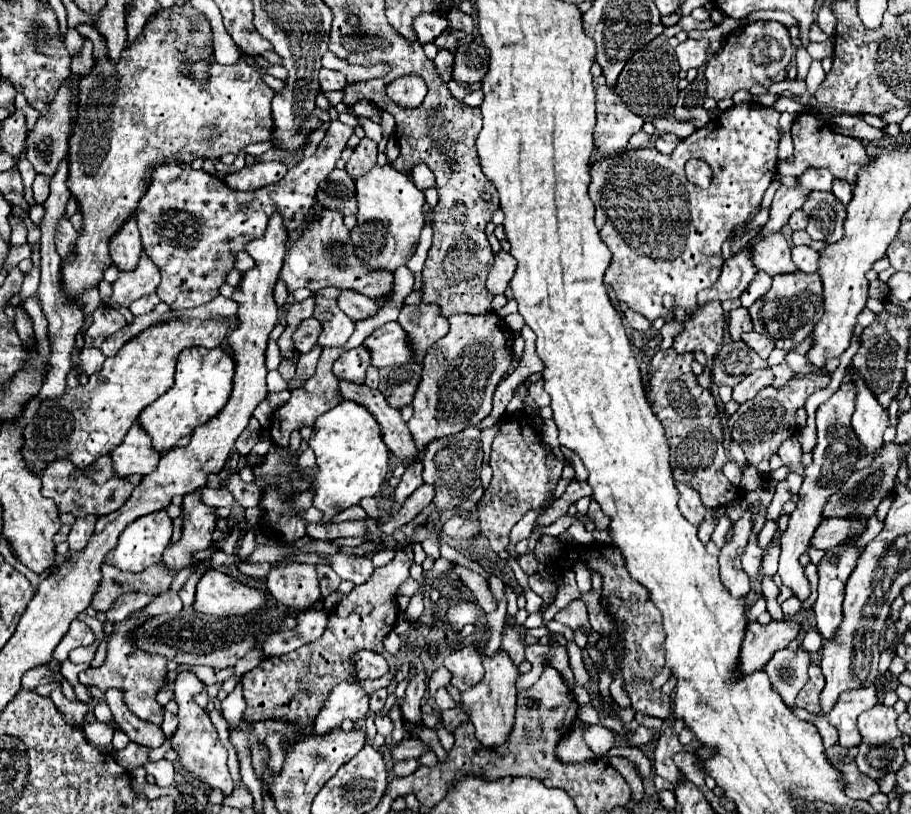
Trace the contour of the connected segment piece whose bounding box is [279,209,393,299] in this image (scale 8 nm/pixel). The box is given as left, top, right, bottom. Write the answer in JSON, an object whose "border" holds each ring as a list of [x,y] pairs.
{"border":[[[325,209],[317,221],[313,221],[309,227],[303,229],[301,237],[287,251],[279,277],[287,283],[289,291],[307,287],[309,291],[315,293],[323,287],[337,287],[337,289],[345,287],[345,289],[361,291],[371,299],[385,295],[393,287],[393,275],[389,275],[387,271],[369,273],[365,271],[365,267],[361,267],[361,263],[357,263],[353,255],[349,231],[343,225],[343,215],[331,209]]]}

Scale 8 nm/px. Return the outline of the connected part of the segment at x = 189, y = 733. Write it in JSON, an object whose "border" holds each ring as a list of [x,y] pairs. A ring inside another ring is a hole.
{"border":[[[181,671],[175,679],[175,703],[179,705],[179,727],[171,737],[173,749],[177,749],[179,753],[179,765],[183,771],[187,771],[189,775],[193,775],[195,779],[215,787],[215,789],[223,789],[225,795],[229,795],[233,791],[233,779],[229,775],[227,769],[227,749],[221,745],[219,737],[217,737],[217,729],[211,723],[209,715],[205,709],[201,709],[195,703],[195,695],[205,691],[205,683],[191,671]]]}

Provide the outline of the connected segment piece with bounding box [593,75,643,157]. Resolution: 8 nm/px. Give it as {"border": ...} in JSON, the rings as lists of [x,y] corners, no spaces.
{"border":[[[605,77],[593,79],[597,93],[597,125],[595,125],[595,147],[603,157],[613,157],[625,151],[627,141],[633,133],[641,131],[643,119],[631,113],[621,97],[611,89]]]}

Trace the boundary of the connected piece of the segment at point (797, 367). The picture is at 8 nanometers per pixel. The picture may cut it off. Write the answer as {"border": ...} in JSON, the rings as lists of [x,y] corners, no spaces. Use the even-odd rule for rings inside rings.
{"border":[[[789,351],[787,355],[785,355],[785,363],[797,373],[797,371],[819,371],[819,369],[813,369],[813,367],[809,367],[809,363],[805,363],[805,357],[801,357],[797,351]]]}

